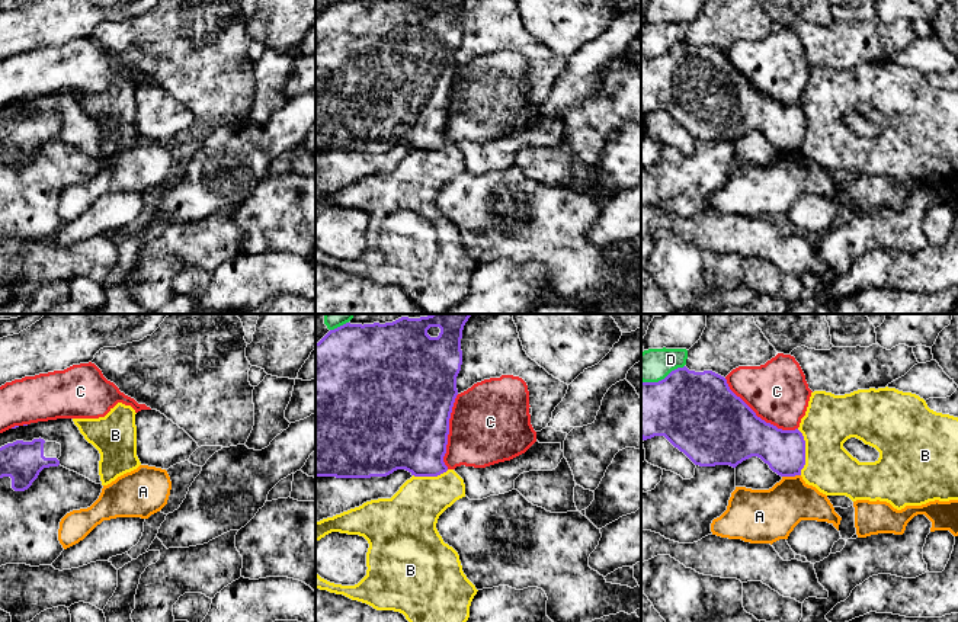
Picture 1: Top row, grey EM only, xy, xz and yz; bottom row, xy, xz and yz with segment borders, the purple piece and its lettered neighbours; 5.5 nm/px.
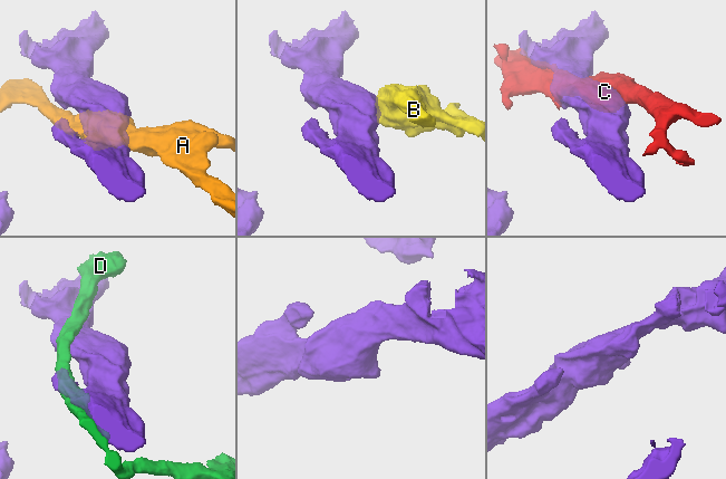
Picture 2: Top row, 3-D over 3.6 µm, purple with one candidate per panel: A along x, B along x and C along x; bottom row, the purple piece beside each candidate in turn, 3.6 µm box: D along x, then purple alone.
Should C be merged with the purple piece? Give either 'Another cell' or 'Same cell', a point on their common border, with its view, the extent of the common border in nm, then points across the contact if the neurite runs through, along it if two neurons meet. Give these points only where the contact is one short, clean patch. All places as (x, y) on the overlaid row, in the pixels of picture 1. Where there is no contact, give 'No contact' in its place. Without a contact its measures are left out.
Another cell. Touches purple at yz (759, 417). Shared border 500 nm

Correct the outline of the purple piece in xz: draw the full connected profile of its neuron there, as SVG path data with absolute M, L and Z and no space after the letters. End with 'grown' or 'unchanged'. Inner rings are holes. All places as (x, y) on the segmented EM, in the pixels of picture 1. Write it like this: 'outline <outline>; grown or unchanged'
outline M430 314L363 326L346 323L315 343L315 477L371 478L387 477L397 469L414 477L438 477L448 471L443 456L458 395L461 339L471 315Z; unchanged

